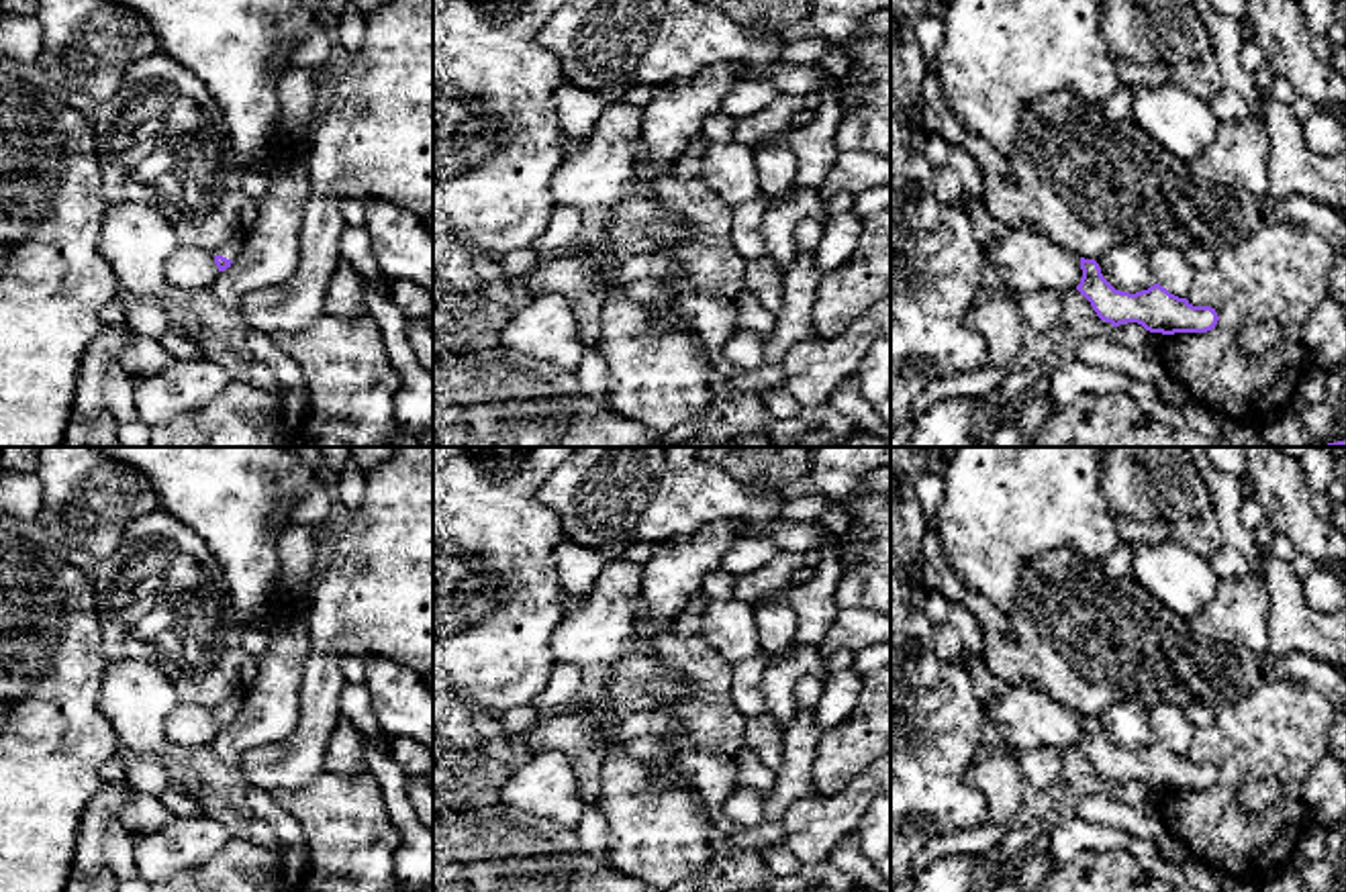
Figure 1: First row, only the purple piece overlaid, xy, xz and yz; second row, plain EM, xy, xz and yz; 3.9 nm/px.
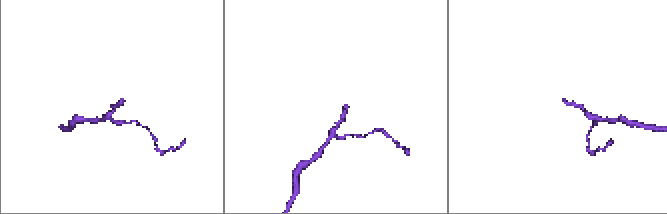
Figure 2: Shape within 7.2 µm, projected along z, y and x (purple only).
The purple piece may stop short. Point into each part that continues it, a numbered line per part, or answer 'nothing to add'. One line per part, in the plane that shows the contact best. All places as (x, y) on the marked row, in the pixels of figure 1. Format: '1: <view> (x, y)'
1: xy (231, 250)

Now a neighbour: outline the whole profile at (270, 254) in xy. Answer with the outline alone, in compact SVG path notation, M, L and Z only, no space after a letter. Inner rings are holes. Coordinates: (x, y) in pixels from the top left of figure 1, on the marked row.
M292 149L268 169L268 180L243 251L210 286L219 304L229 308L239 308L253 290L282 284L298 265L298 237L310 194L306 157Z

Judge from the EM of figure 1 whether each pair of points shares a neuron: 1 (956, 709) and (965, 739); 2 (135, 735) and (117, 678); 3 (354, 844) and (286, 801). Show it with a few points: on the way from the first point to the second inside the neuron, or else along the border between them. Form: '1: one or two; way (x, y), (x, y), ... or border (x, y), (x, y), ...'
1: one; way (956, 717), (956, 731)
2: one; way (135, 721), (135, 697), (131, 692)
3: one; way (338, 827), (317, 807), (303, 805)

